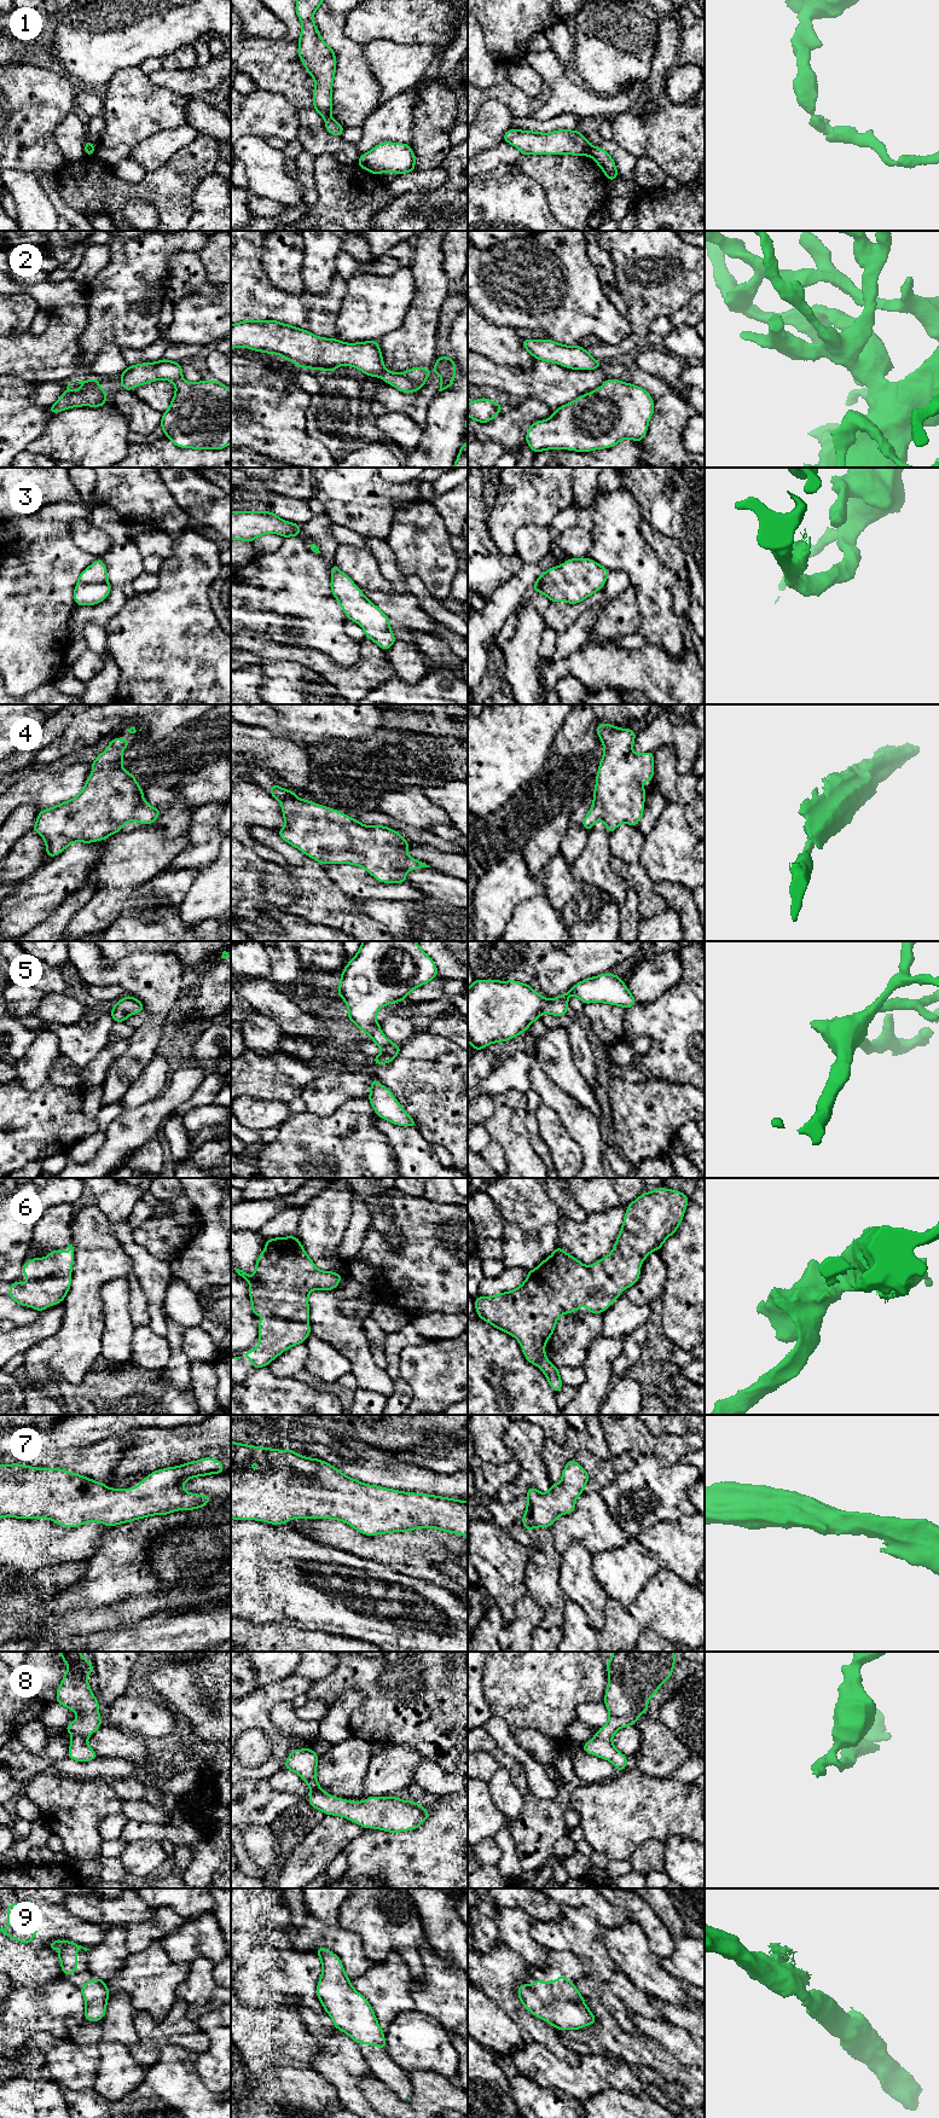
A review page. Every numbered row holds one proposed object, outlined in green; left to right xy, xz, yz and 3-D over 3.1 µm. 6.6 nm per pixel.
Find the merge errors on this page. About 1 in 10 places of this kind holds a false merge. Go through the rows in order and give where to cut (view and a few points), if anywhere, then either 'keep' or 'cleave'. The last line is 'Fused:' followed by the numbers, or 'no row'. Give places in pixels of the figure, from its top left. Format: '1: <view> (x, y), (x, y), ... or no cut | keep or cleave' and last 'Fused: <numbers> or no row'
1: yz (593, 146), (589, 155) | cleave
2: no cut | keep
3: no cut | keep
4: no cut | keep
5: no cut | keep
6: no cut | keep
7: no cut | keep
8: no cut | keep
9: no cut | keep
Fused: 1

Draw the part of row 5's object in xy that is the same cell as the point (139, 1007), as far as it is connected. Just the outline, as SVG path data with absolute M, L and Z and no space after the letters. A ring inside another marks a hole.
M126 996L116 1002L110 1014L115 1022L124 1022L128 1016L139 1014L143 1010L145 1009L139 999L135 999L132 996Z

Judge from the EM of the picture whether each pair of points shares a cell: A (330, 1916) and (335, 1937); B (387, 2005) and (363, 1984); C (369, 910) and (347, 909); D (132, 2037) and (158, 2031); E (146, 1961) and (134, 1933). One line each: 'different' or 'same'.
A: different
B: same
C: different
D: different
E: different

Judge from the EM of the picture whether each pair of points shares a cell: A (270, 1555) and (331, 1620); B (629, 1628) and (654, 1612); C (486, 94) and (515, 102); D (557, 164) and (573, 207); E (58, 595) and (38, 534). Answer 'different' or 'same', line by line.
A: same
B: different
C: same
D: same
E: same

